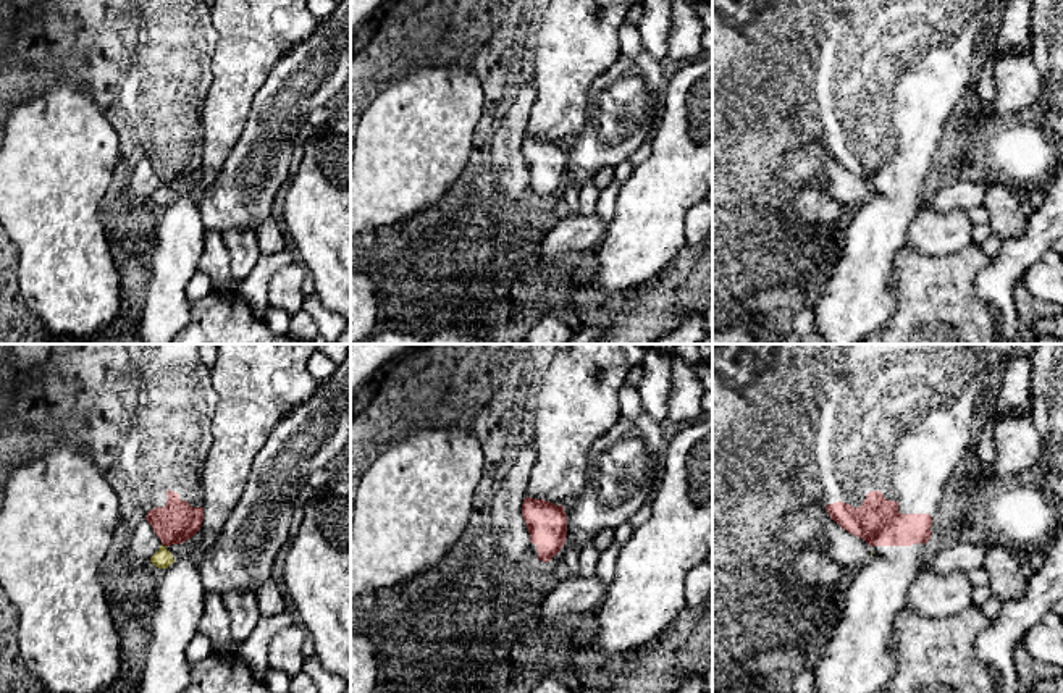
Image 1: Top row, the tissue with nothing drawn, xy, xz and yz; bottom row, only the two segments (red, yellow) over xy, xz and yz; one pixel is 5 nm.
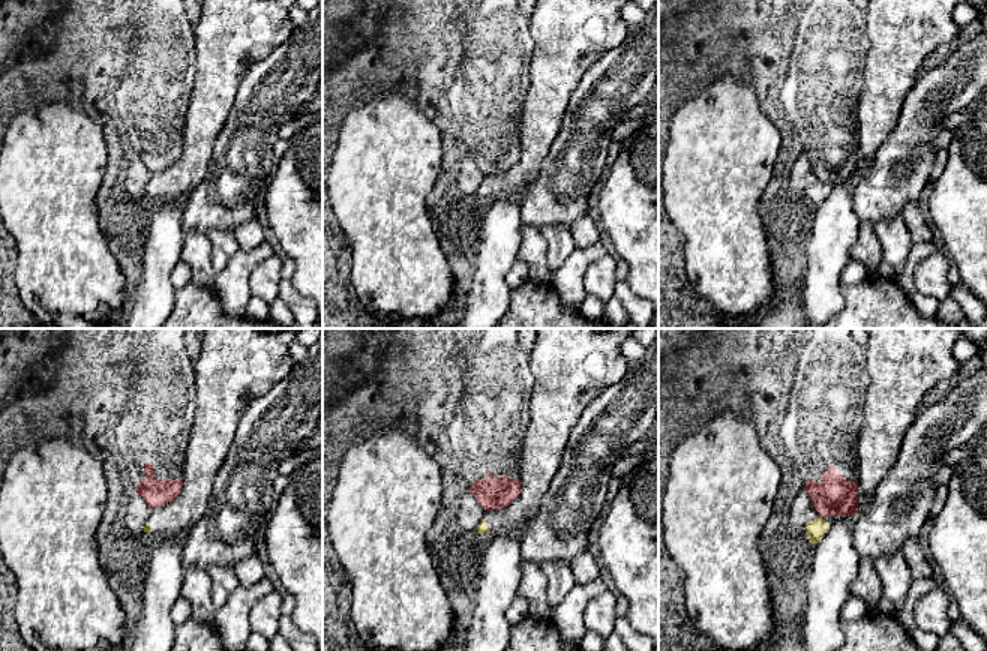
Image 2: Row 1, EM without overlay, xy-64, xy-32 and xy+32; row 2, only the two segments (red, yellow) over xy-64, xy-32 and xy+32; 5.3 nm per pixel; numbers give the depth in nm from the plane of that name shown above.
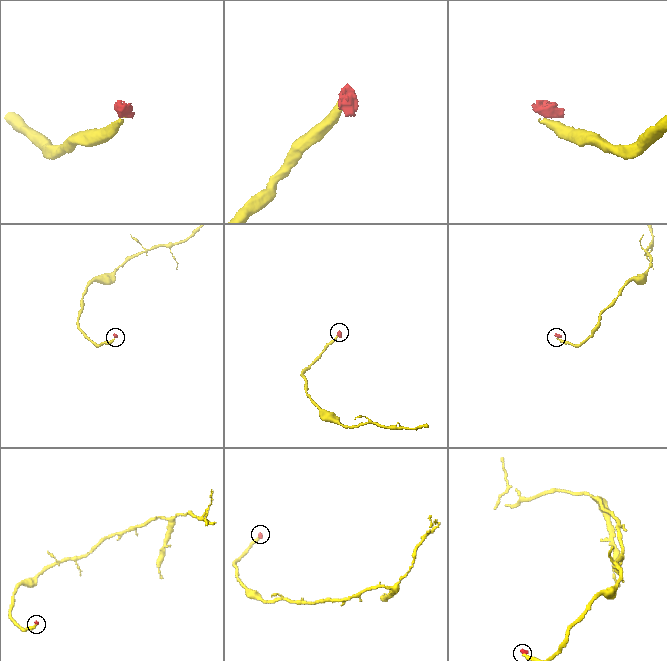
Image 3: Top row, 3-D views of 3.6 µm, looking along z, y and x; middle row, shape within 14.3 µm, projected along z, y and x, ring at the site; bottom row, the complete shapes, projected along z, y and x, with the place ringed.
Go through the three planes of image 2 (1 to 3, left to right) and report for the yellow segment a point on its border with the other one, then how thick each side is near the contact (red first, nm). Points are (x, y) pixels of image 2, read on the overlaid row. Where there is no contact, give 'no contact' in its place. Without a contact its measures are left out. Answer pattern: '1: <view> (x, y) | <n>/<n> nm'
1: no contact
2: no contact
3: no contact

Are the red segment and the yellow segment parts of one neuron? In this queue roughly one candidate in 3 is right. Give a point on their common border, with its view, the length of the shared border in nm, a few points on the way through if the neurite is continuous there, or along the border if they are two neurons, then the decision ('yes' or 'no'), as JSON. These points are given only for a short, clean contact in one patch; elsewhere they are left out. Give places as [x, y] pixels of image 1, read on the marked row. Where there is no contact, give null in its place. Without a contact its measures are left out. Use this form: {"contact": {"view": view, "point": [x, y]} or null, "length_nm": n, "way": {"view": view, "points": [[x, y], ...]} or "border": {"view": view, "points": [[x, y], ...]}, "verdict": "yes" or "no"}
{"contact": {"view": "xy", "point": [163, 545]}, "length_nm": 30, "border": {"view": "xy", "points": [[162, 543], [165, 546]]}, "verdict": "no"}

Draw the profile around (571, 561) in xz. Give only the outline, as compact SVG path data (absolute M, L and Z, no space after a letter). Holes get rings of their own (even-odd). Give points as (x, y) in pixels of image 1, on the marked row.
M572 546L562 559L562 577L574 578L578 577L582 546Z

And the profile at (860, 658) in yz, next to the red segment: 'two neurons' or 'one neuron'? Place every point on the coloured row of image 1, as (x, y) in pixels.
one neuron

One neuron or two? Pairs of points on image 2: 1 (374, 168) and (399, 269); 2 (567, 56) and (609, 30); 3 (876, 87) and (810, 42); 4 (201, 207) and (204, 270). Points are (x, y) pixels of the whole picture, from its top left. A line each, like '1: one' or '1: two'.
1: one
2: one
3: two
4: two

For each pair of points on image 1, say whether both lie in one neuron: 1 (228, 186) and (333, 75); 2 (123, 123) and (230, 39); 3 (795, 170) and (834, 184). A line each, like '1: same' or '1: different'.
1: same
2: different
3: same

